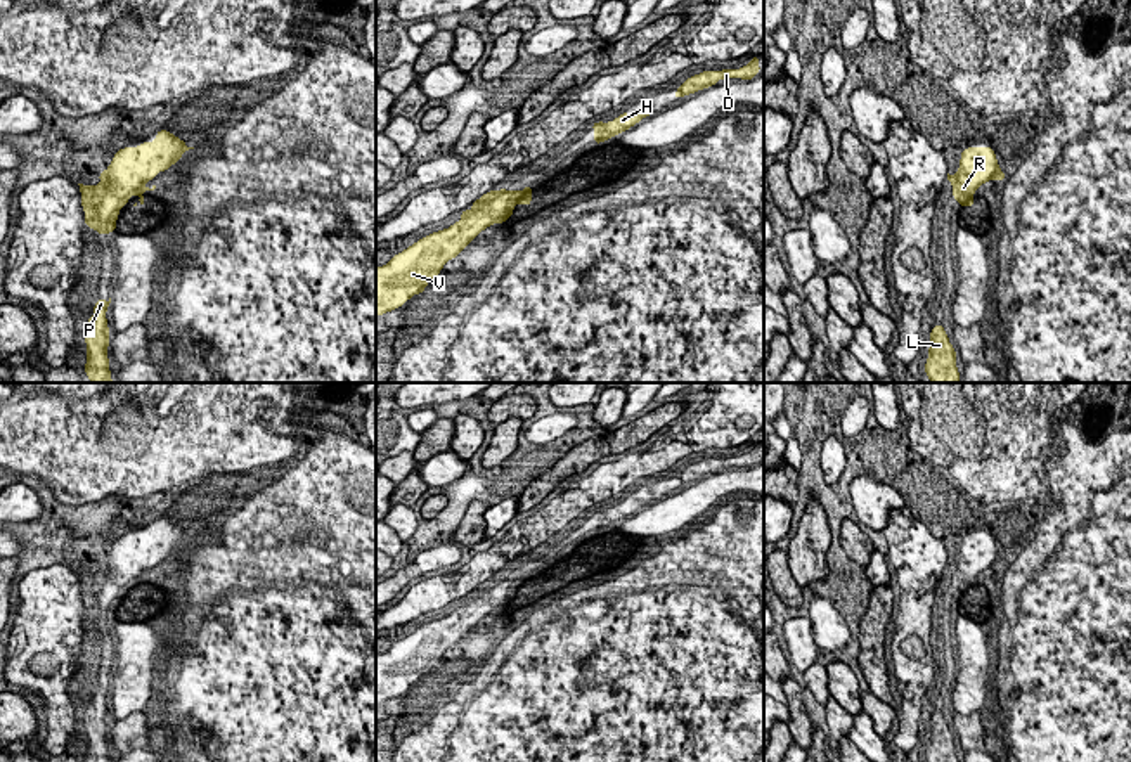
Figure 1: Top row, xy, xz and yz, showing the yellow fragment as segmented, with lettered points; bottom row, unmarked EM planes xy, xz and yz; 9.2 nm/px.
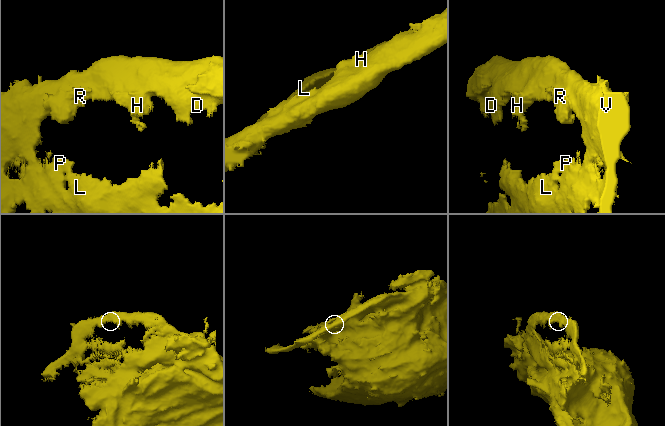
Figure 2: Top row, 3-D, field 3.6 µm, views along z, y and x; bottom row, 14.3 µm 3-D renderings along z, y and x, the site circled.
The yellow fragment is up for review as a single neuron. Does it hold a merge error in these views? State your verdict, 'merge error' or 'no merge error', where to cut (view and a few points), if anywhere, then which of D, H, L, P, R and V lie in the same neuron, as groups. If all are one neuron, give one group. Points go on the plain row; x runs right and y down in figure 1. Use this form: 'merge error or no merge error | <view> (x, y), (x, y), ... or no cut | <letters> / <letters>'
no merge error | no cut | D H L P R V

